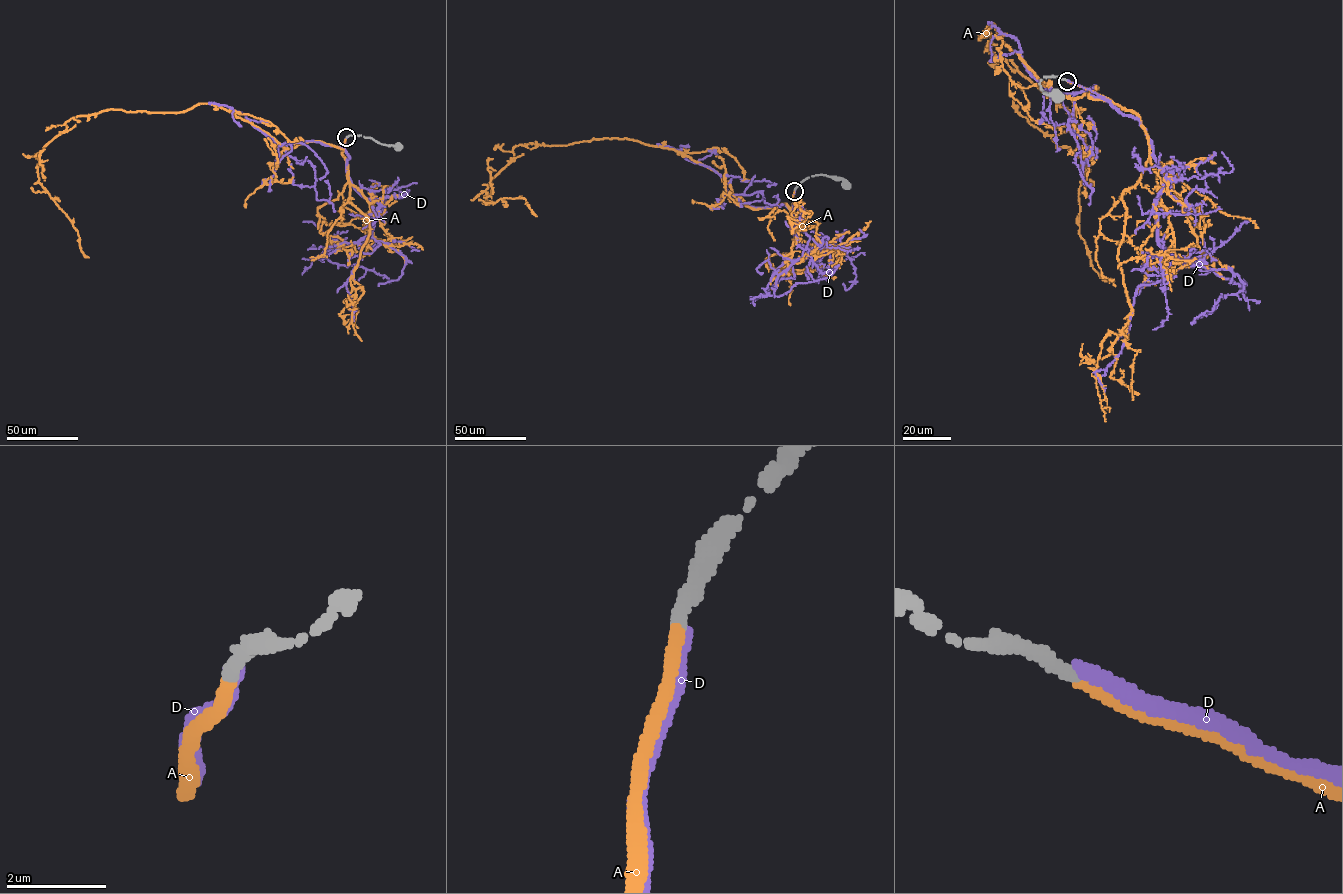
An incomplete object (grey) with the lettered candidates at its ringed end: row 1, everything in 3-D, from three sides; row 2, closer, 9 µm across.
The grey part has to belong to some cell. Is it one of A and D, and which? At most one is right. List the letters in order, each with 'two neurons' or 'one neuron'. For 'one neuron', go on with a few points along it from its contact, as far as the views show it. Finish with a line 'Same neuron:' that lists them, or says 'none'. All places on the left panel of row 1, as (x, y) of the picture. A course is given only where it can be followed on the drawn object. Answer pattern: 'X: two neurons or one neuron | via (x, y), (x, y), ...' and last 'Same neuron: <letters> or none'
A: one neuron | via (346, 137), (344, 149), (319, 141), (286, 148), (209, 103), (73, 117), (37, 154), (37, 173), (89, 257)
D: two neurons
Same neuron: A

